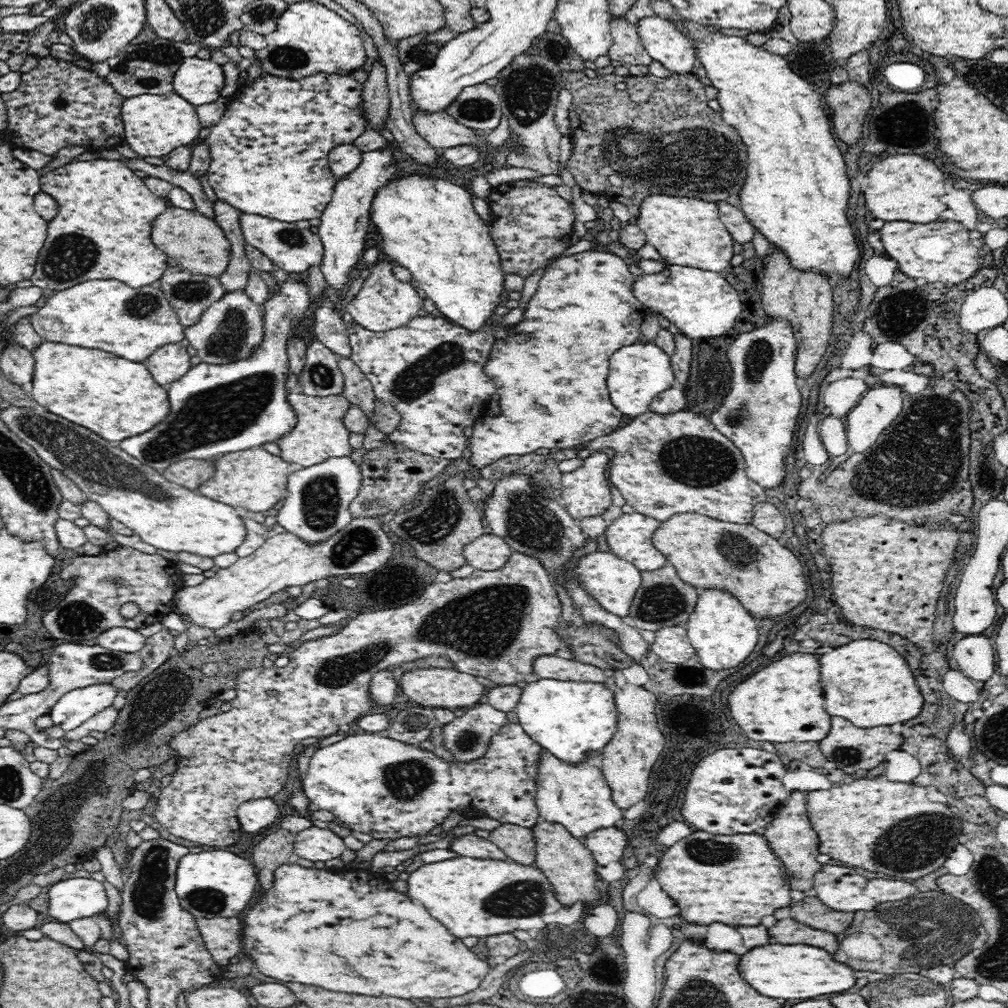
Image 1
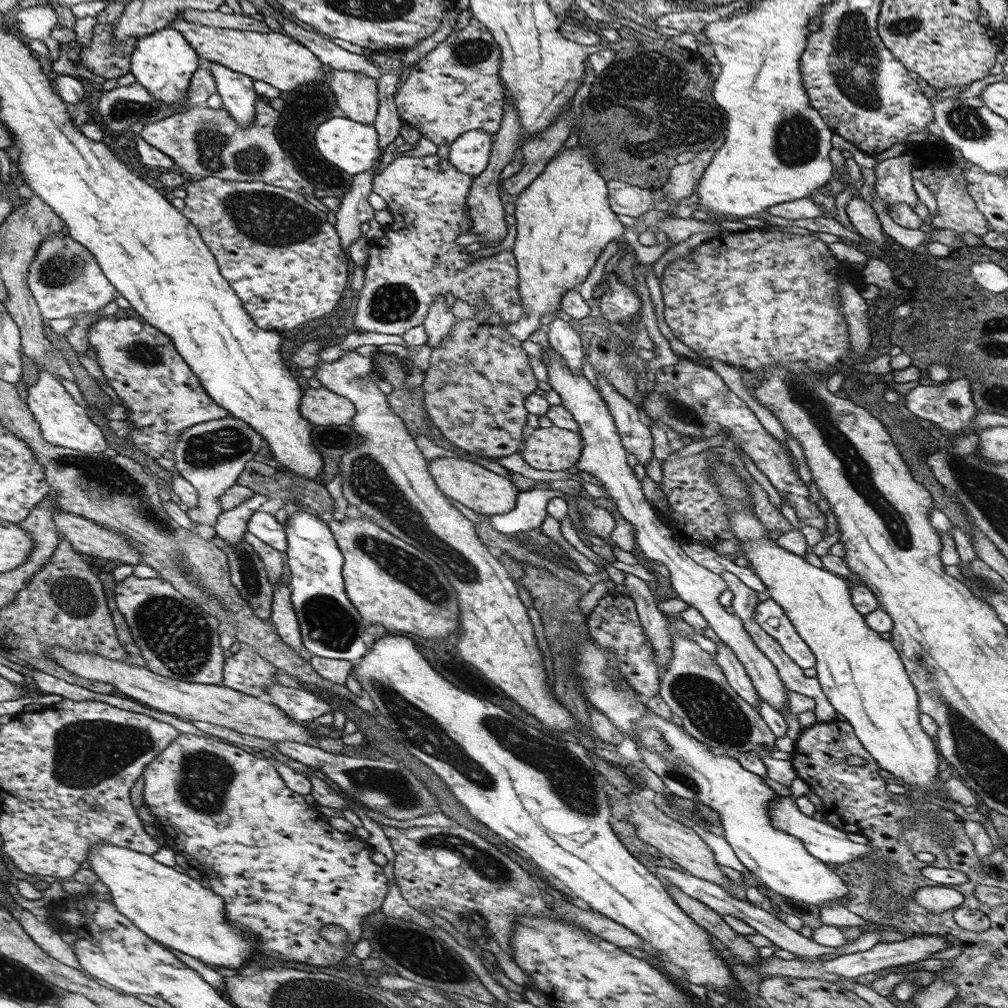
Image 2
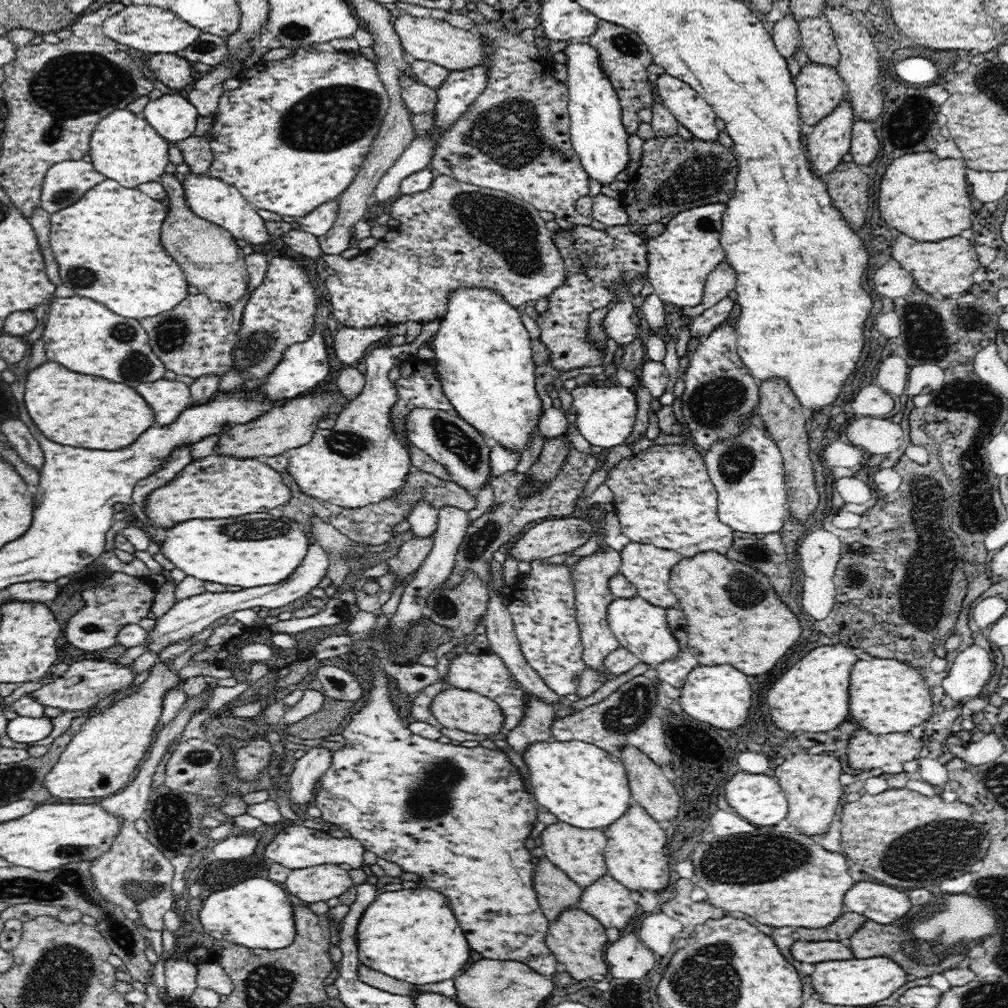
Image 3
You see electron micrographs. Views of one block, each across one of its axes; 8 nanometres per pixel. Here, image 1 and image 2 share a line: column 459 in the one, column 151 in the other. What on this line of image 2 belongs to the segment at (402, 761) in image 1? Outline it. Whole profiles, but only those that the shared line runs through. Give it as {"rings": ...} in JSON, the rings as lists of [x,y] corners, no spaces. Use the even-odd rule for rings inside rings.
{"rings":[[[180,732],[180,735],[178,735],[178,737],[176,737],[176,739],[174,739],[174,741],[172,741],[172,742],[171,742],[171,743],[170,743],[170,744],[169,744],[169,745],[168,745],[168,746],[167,746],[167,747],[166,747],[166,748],[165,748],[165,749],[164,749],[164,750],[163,750],[163,751],[162,751],[162,752],[160,752],[160,754],[159,754],[159,755],[158,755],[158,756],[156,756],[156,758],[155,758],[155,759],[154,759],[154,760],[152,760],[152,762],[150,762],[150,763],[148,763],[148,764],[147,764],[147,766],[146,766],[146,768],[145,768],[145,769],[144,769],[144,790],[143,790],[143,799],[144,799],[144,802],[145,802],[145,803],[144,803],[144,805],[145,805],[145,806],[146,806],[146,807],[148,807],[148,808],[150,808],[150,810],[151,810],[151,811],[152,811],[152,814],[154,814],[154,816],[156,816],[156,818],[157,818],[157,822],[158,822],[158,823],[159,823],[159,824],[160,824],[160,828],[162,828],[162,832],[163,832],[163,833],[164,833],[164,834],[165,834],[165,836],[166,836],[166,839],[167,839],[167,845],[168,845],[168,847],[171,847],[171,848],[172,848],[172,849],[174,849],[174,850],[175,850],[175,852],[176,852],[176,853],[177,853],[177,854],[181,854],[181,855],[182,855],[182,856],[184,856],[184,858],[186,858],[186,860],[188,860],[188,862],[190,862],[190,864],[191,864],[191,865],[192,865],[192,868],[194,868],[194,869],[196,869],[196,870],[198,870],[198,871],[200,871],[200,872],[201,872],[201,873],[202,873],[202,875],[203,875],[203,876],[204,876],[204,877],[205,877],[205,879],[206,879],[206,880],[207,880],[207,881],[206,881],[206,882],[207,882],[207,883],[208,883],[208,884],[209,884],[209,888],[210,888],[210,889],[212,889],[212,890],[213,890],[213,892],[215,892],[215,893],[216,893],[216,894],[219,894],[219,896],[222,896],[222,897],[223,897],[223,898],[225,898],[225,908],[227,908],[227,913],[228,913],[228,912],[230,912],[230,914],[226,914],[226,915],[225,915],[225,916],[227,916],[227,917],[226,917],[226,919],[228,919],[228,920],[236,920],[236,924],[240,924],[240,926],[236,926],[236,924],[234,924],[234,922],[230,922],[230,923],[232,923],[232,925],[234,925],[234,927],[235,927],[235,928],[252,928],[252,930],[254,930],[254,932],[258,932],[258,934],[264,934],[264,938],[257,938],[257,944],[259,944],[259,948],[261,948],[261,950],[260,950],[260,952],[264,952],[264,953],[266,953],[266,955],[268,955],[268,956],[272,956],[272,958],[283,958],[283,959],[284,959],[284,960],[296,960],[296,961],[298,961],[298,962],[306,962],[306,964],[314,964],[314,966],[335,966],[335,965],[337,965],[337,966],[338,966],[338,964],[340,964],[340,963],[341,963],[341,964],[342,964],[342,962],[343,962],[343,959],[344,959],[344,958],[346,958],[346,957],[347,957],[347,956],[348,956],[348,955],[350,955],[350,954],[352,954],[352,952],[353,952],[353,950],[352,950],[352,949],[353,949],[353,947],[354,947],[354,943],[356,943],[356,942],[357,942],[357,941],[359,941],[359,940],[360,940],[360,939],[362,939],[362,921],[364,921],[364,918],[366,918],[366,916],[368,916],[368,914],[371,914],[371,913],[372,913],[372,912],[375,912],[375,911],[376,911],[376,910],[380,910],[380,909],[381,909],[381,907],[382,907],[382,904],[383,904],[383,901],[384,901],[384,899],[385,899],[385,897],[386,897],[386,894],[387,894],[387,893],[388,893],[388,890],[389,890],[389,884],[388,884],[388,880],[387,880],[387,878],[386,878],[386,876],[385,876],[385,875],[384,875],[384,870],[383,870],[383,867],[382,867],[382,866],[380,866],[380,865],[378,865],[378,864],[376,864],[376,863],[375,863],[375,862],[374,862],[374,861],[373,861],[373,860],[372,860],[372,857],[371,857],[371,853],[372,853],[372,851],[373,851],[373,850],[372,850],[372,848],[371,848],[371,846],[370,846],[370,844],[368,844],[368,842],[367,842],[367,841],[362,841],[362,839],[360,839],[360,838],[358,838],[358,835],[356,835],[356,834],[355,834],[355,833],[348,833],[348,834],[342,834],[342,832],[338,832],[338,830],[334,830],[334,828],[332,828],[332,826],[330,826],[330,824],[328,824],[328,820],[326,820],[326,815],[324,815],[324,814],[320,814],[320,812],[318,812],[318,820],[316,820],[316,810],[314,810],[314,806],[313,806],[313,807],[312,807],[312,808],[310,808],[310,806],[308,806],[308,804],[306,804],[306,802],[304,802],[304,798],[302,798],[302,794],[298,794],[298,792],[292,792],[292,790],[290,790],[290,788],[288,788],[288,786],[286,786],[286,784],[284,784],[284,780],[282,780],[282,778],[280,778],[280,774],[278,774],[278,772],[276,772],[276,768],[274,768],[274,766],[272,766],[272,764],[270,764],[270,762],[266,762],[266,758],[265,758],[265,759],[264,759],[264,760],[258,760],[258,758],[254,758],[254,756],[252,756],[252,754],[248,754],[248,752],[244,752],[244,750],[242,750],[242,746],[241,746],[241,747],[240,747],[240,748],[236,748],[236,746],[228,746],[228,743],[223,743],[223,742],[222,742],[222,741],[216,741],[216,740],[215,740],[215,739],[210,739],[210,738],[207,738],[207,737],[200,737],[200,736],[197,736],[197,735],[194,735],[194,734],[186,734],[186,733],[181,733],[181,732]],[[324,924],[334,924],[334,926],[340,926],[340,927],[339,927],[339,928],[342,928],[342,930],[344,930],[344,931],[345,931],[345,932],[346,932],[346,937],[347,937],[347,938],[348,938],[348,939],[349,939],[349,941],[348,941],[348,943],[346,943],[346,944],[340,944],[340,945],[339,945],[339,946],[335,946],[335,945],[334,945],[334,944],[331,944],[331,943],[330,943],[330,942],[329,942],[329,941],[328,941],[328,940],[325,940],[325,939],[324,939],[324,938],[323,938],[323,937],[322,937],[322,936],[321,936],[321,929],[322,929],[322,928],[323,928],[323,927],[322,927],[322,926],[324,926]]]}

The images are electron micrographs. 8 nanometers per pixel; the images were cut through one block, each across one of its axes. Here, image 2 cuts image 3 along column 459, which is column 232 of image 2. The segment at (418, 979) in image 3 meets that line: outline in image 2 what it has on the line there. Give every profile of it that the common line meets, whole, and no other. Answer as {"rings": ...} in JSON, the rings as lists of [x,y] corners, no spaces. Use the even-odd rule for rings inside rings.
{"rings":[[[94,844],[88,848],[86,861],[90,870],[110,889],[112,902],[119,912],[132,916],[148,936],[168,944],[168,948],[198,958],[204,964],[234,970],[236,974],[260,956],[256,936],[242,932],[226,919],[225,898],[200,886],[190,876],[176,872],[148,854],[114,844]]]}

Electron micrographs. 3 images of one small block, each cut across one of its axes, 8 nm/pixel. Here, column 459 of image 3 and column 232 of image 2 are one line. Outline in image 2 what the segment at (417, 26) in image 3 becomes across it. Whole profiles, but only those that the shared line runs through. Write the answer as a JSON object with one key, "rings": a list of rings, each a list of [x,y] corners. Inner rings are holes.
{"rings":[[[175,18],[169,22],[169,27],[181,32],[187,38],[191,48],[199,54],[203,63],[222,64],[234,72],[241,72],[253,78],[263,80],[280,91],[292,91],[308,83],[320,83],[324,79],[322,63],[318,58],[294,38],[283,31],[271,30],[261,33],[251,30],[237,30],[186,21]]]}

